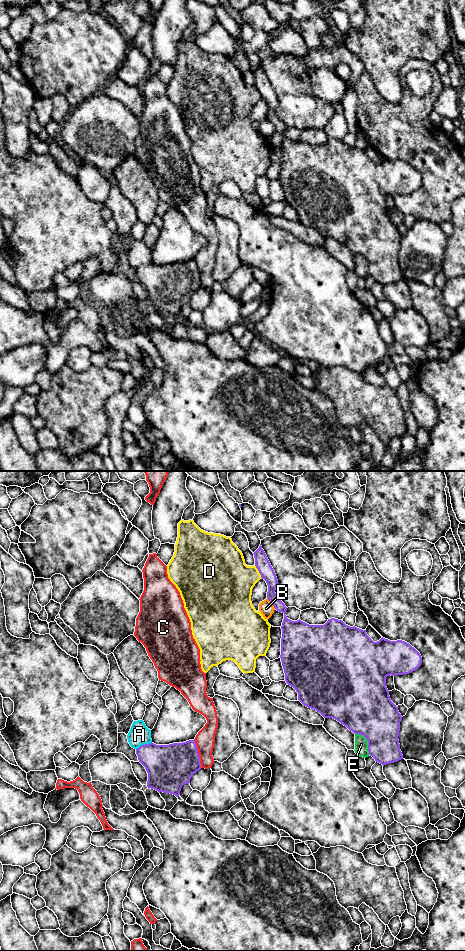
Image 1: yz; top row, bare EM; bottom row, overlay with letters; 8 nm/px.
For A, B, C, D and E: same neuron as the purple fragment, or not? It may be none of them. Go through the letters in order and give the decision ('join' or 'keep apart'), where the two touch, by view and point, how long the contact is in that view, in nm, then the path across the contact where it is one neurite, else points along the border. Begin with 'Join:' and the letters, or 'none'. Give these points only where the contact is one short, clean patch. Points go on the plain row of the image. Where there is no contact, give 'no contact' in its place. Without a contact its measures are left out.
Join: none
A: keep apart; meets purple in yz at (143, 265); contact 140 nm long
B: keep apart; meets purple in yz at (271, 122); contact 110 nm long; border along yz (267, 118), (275, 128)
C: keep apart; meets purple in yz at (198, 273); contact 240 nm long; border along yz (194, 259), (201, 287)
D: keep apart; meets purple in yz at (258, 90); contact 120 nm long
E: keep apart; meets purple in yz at (367, 260); contact 200 nm long

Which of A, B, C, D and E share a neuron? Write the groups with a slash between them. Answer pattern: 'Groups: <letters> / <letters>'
Groups: A / B / C / D / E

